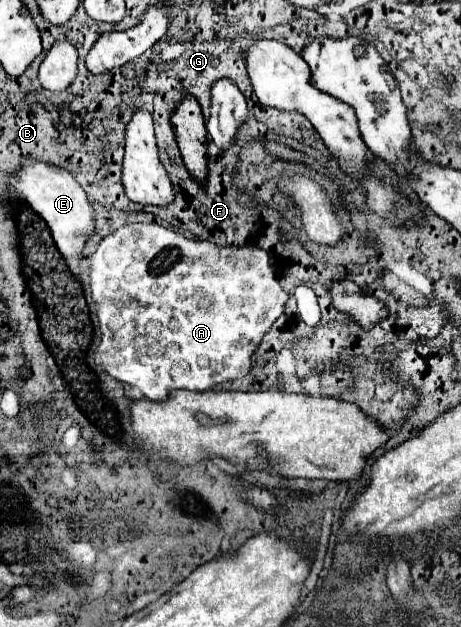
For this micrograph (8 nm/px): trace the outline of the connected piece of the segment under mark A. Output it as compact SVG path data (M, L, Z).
M125 224L117 228L113 234L101 240L93 256L89 258L89 282L91 282L91 294L97 306L97 316L101 322L101 342L95 352L95 362L113 378L117 378L123 384L129 386L139 386L143 396L147 400L165 400L167 394L175 388L185 388L185 390L209 390L215 384L233 380L233 378L243 378L251 370L251 356L255 348L259 346L263 334L269 330L269 326L283 314L283 306L289 298L287 292L279 286L275 268L271 264L271 258L265 250L255 248L255 246L241 246L241 248L229 248L229 246L217 246L213 242L195 242L189 240L169 228L163 228L159 224Z

